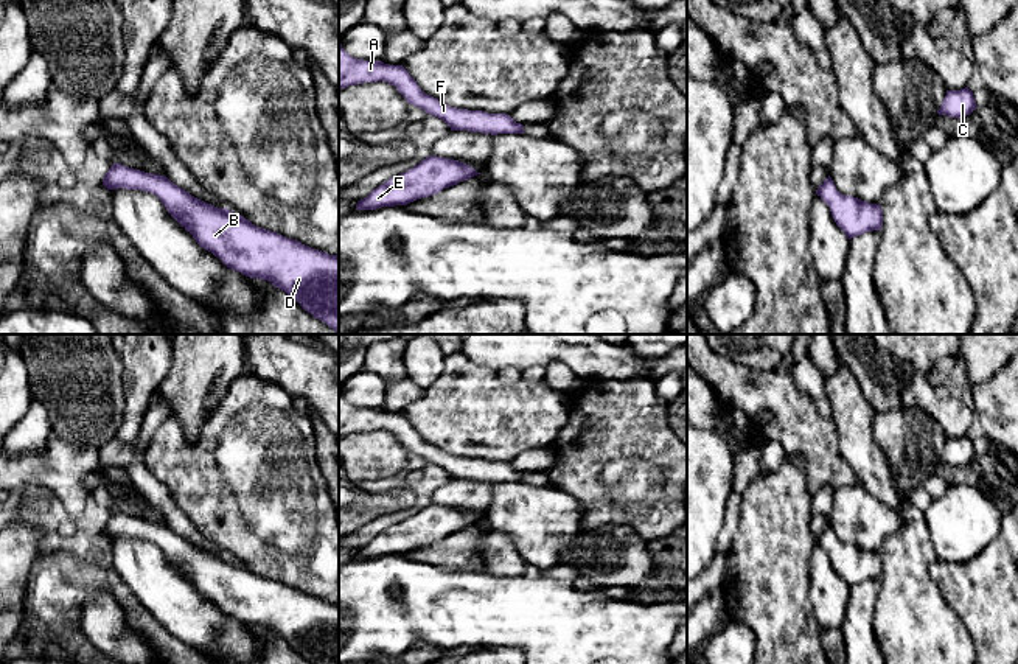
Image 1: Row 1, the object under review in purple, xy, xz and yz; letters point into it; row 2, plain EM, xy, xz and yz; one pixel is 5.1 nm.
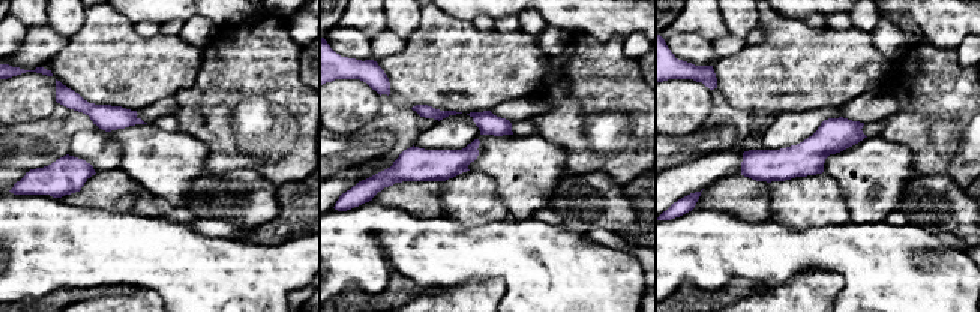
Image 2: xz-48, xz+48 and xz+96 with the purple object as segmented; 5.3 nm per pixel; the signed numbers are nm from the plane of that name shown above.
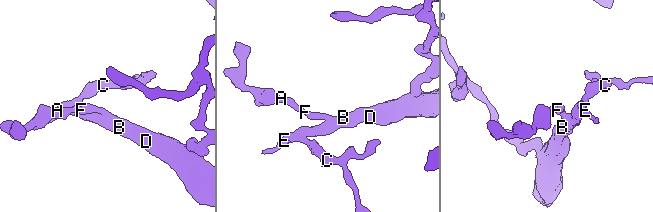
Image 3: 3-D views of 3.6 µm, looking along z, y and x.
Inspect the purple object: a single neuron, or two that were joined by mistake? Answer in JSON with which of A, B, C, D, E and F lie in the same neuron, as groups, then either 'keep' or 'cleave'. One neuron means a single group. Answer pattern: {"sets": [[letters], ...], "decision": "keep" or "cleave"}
{"sets": [["A", "F"], ["B", "C", "D", "E"]], "decision": "cleave"}

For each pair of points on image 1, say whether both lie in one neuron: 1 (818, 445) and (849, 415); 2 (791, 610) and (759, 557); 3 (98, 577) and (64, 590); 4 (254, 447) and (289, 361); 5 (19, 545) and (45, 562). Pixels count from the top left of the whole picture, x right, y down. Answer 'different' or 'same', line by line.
1: different
2: same
3: same
4: different
5: different

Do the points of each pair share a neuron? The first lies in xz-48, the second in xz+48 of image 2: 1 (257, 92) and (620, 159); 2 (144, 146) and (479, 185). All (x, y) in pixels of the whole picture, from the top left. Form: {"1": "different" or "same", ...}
{"1": "same", "2": "different"}

